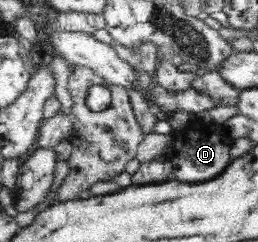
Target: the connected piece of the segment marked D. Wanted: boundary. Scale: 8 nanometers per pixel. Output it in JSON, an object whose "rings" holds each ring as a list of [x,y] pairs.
{"rings":[[[193,117],[189,124],[173,134],[172,166],[173,178],[188,184],[205,183],[219,177],[220,173],[232,163],[230,145],[232,137],[223,123],[206,122]]]}

